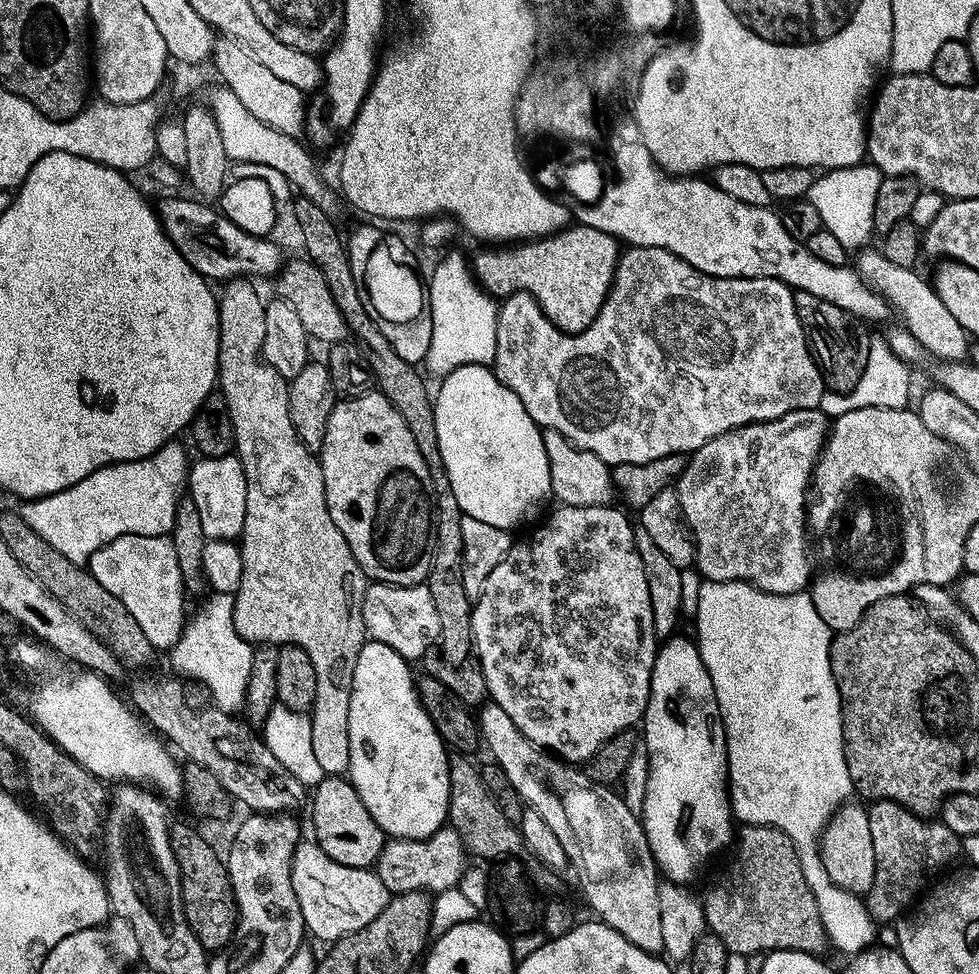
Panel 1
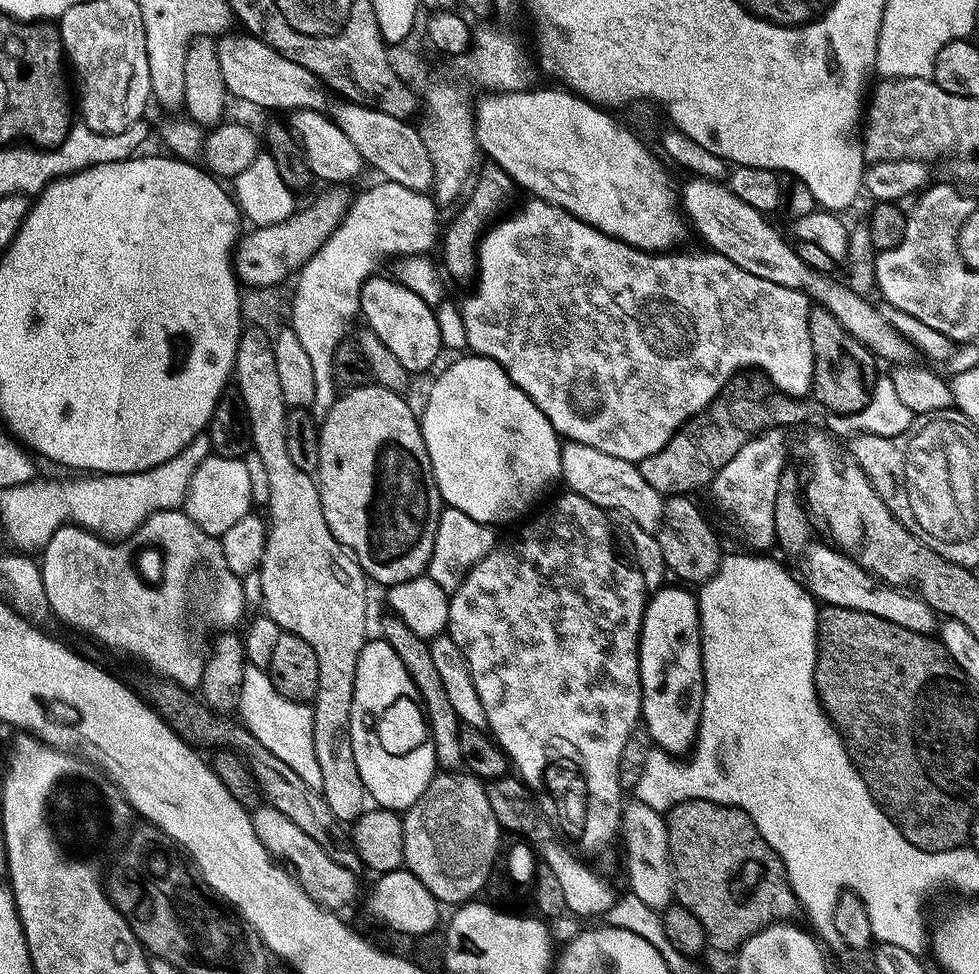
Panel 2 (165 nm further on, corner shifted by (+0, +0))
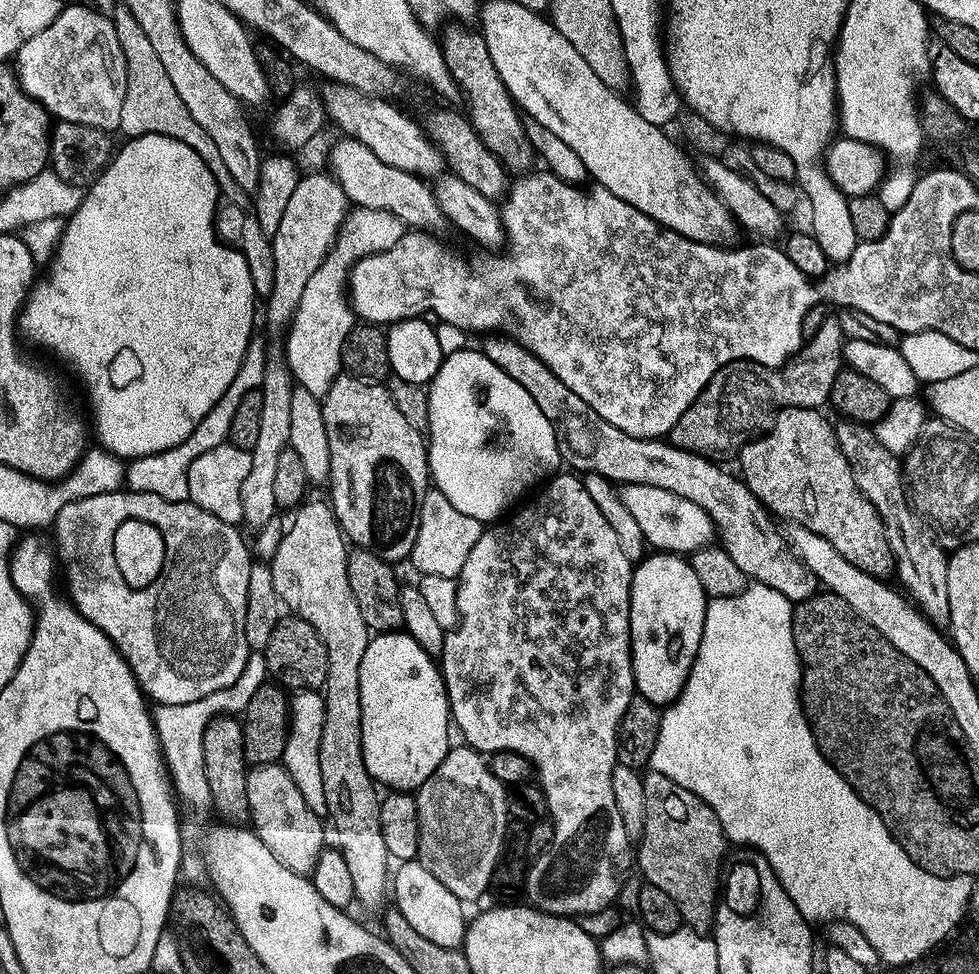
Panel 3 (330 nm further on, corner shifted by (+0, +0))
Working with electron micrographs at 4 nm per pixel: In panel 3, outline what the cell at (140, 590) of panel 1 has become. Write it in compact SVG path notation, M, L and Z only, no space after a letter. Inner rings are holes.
M121 490L110 494L94 494L94 498L78 498L74 502L66 502L62 510L58 510L56 521L52 524L51 535L56 535L54 543L54 556L62 569L62 580L68 583L67 599L74 607L80 611L82 618L86 618L102 634L110 638L110 642L124 656L124 661L132 667L134 678L140 684L140 691L144 693L149 701L156 704L181 704L182 702L198 702L198 698L206 698L206 694L214 694L223 688L229 688L234 682L238 682L238 674L248 661L249 647L246 642L246 598L248 597L248 587L250 586L250 566L254 562L254 556L248 553L248 544L240 537L241 529L235 524L222 522L222 518L214 518L206 510L202 510L191 500L167 500L158 494L146 494L145 492L133 492L131 490ZM127 520L141 520L150 522L150 526L157 528L162 534L164 545L166 546L166 558L158 578L145 583L143 586L133 586L129 581L122 578L118 570L118 562L114 558L114 538L118 526Z

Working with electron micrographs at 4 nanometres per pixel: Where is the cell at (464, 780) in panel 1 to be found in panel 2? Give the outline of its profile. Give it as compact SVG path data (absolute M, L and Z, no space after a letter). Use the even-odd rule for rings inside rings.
M391 614L385 616L379 635L392 647L394 654L398 654L398 658L402 658L402 666L406 666L406 674L410 674L416 692L420 695L420 703L424 705L424 714L428 722L428 732L432 735L437 769L459 769L464 762L460 745L462 723L458 714L454 712L454 707L446 695L445 684L437 673L437 667L434 666L433 656L430 655L429 641L414 634L414 630L410 630L410 626L406 626L406 622L402 622L402 618Z

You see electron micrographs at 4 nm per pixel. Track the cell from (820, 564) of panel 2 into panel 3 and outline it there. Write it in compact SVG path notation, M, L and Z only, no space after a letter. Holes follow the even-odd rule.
M488 334L481 340L484 341L478 344L479 351L502 370L506 370L506 374L510 374L510 378L514 378L514 382L518 382L518 386L522 386L522 390L526 390L530 398L534 398L538 410L546 414L550 426L554 426L560 459L565 465L572 467L569 469L573 473L601 475L620 486L658 486L662 490L670 490L675 496L694 502L694 506L702 506L702 510L710 514L716 525L718 540L724 552L734 558L745 578L770 586L793 602L816 595L816 576L796 557L785 533L776 529L777 521L773 513L760 503L760 499L744 485L739 475L732 473L731 476L715 464L715 459L688 452L685 448L677 448L671 442L660 438L643 440L618 430L618 426L610 426L610 422L606 422L602 414L582 402L582 398L578 398L578 394L570 390L570 386L566 386L552 373L550 366L546 366L517 340L500 334Z

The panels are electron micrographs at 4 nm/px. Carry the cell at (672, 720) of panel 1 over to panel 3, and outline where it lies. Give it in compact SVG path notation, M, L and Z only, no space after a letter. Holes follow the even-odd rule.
M659 550L651 554L645 555L632 570L632 589L630 590L632 669L637 693L645 696L651 704L667 706L682 694L690 670L696 661L704 629L706 597L702 590L702 582L698 582L698 574L694 574L691 563L683 555Z

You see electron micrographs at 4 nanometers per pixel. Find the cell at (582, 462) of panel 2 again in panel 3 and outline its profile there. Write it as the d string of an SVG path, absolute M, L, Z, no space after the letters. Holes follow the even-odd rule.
M625 484L619 489L619 496L638 522L645 541L653 549L673 554L691 554L700 548L709 547L717 535L716 525L710 514L702 510L702 506L694 506L694 502L675 496L670 490L645 484Z

